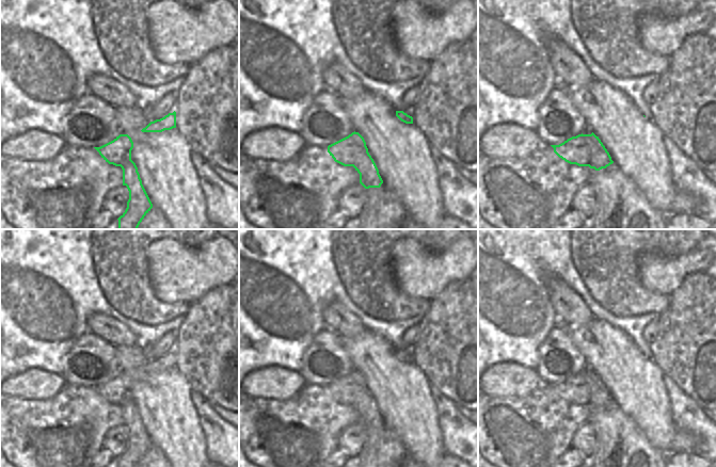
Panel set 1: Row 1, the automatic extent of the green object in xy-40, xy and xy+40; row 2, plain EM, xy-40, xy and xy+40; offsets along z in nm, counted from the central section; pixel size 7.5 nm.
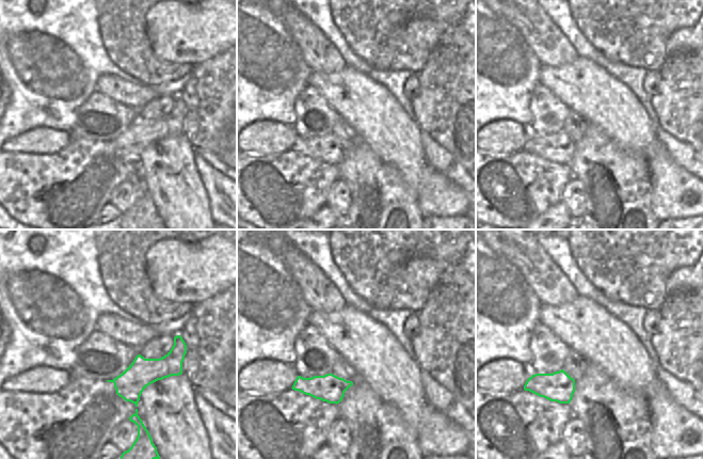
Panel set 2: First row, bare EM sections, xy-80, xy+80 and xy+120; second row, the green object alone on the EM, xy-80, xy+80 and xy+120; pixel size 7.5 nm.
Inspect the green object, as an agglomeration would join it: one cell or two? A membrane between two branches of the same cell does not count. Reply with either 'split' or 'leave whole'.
split

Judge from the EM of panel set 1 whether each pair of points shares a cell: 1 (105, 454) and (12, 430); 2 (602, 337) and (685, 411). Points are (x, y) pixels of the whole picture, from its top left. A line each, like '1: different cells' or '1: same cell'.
1: different cells
2: different cells

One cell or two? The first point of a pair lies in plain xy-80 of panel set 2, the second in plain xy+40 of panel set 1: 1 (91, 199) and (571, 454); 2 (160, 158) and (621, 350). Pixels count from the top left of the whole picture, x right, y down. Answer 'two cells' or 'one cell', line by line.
1: two cells
2: one cell

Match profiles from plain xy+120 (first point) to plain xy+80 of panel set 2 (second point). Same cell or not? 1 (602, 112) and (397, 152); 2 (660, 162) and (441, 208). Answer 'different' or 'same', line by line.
1: same
2: same

